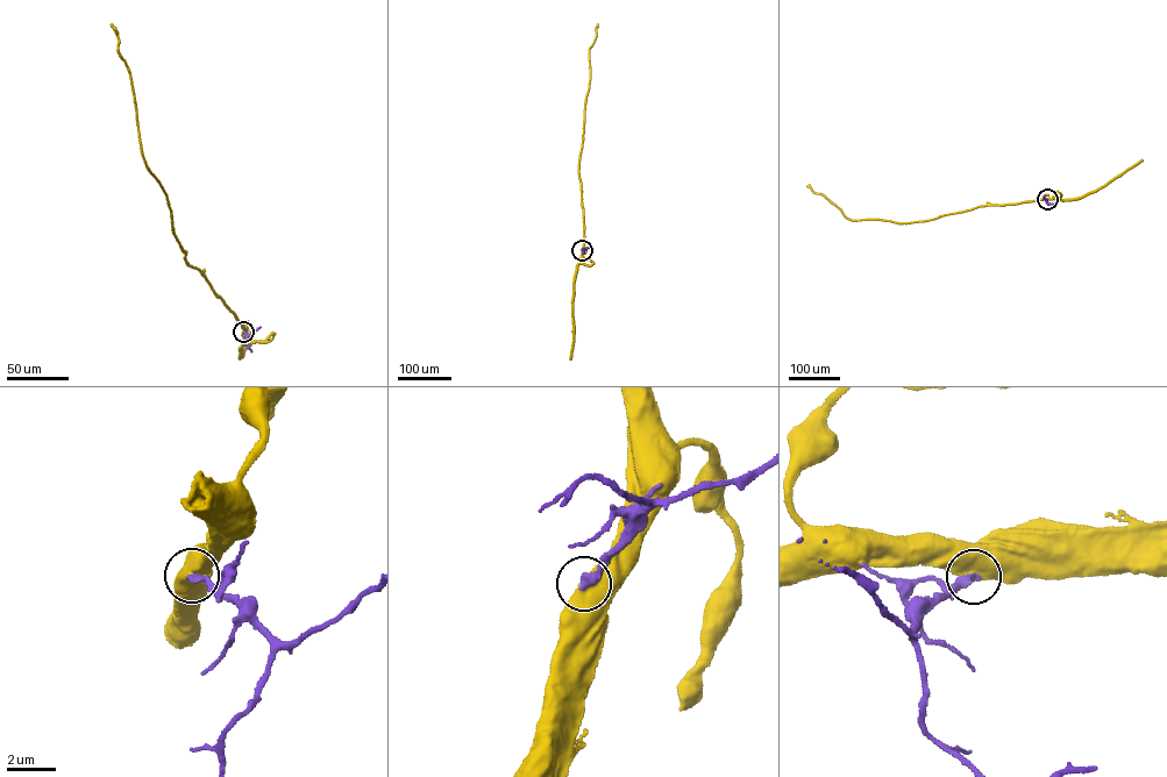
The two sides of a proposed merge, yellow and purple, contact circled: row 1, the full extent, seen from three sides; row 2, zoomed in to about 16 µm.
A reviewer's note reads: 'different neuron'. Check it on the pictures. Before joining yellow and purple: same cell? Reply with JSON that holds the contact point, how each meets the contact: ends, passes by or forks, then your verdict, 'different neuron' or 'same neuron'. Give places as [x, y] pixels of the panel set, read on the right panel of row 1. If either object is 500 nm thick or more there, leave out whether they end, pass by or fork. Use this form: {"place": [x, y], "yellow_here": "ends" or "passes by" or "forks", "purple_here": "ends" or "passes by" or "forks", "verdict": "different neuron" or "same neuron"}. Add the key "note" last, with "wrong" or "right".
{"place": [1047, 199], "verdict": "different neuron", "note": "right"}

